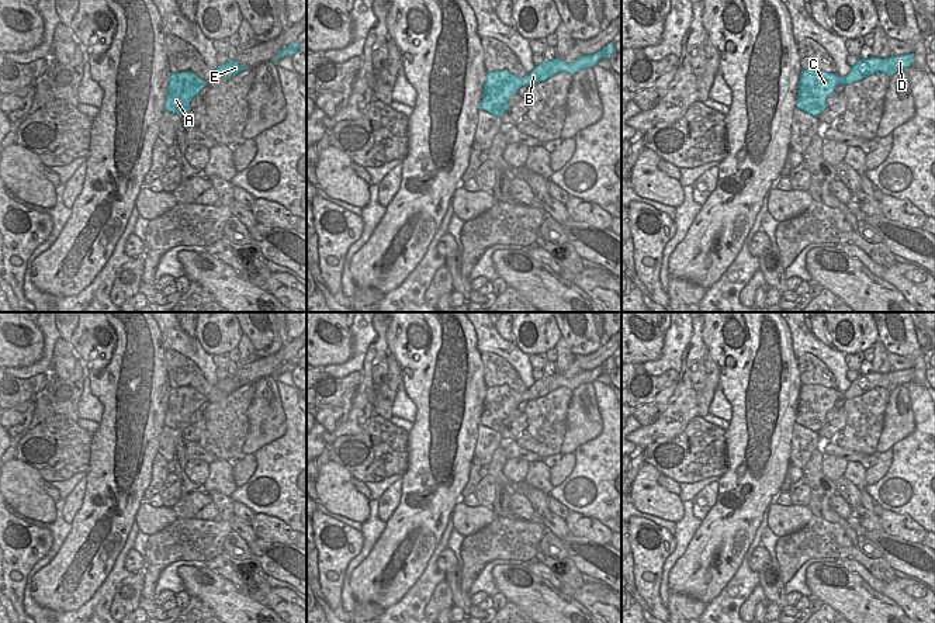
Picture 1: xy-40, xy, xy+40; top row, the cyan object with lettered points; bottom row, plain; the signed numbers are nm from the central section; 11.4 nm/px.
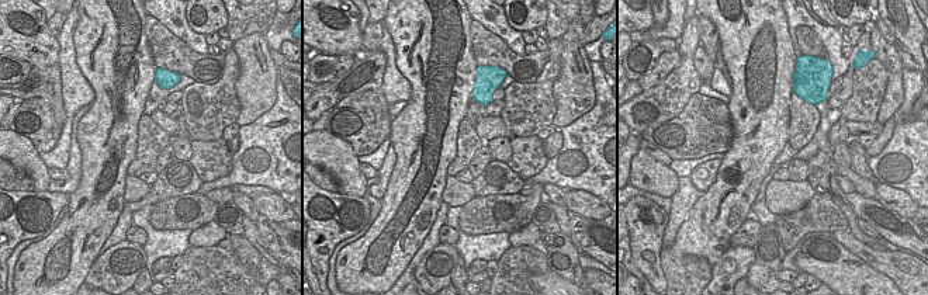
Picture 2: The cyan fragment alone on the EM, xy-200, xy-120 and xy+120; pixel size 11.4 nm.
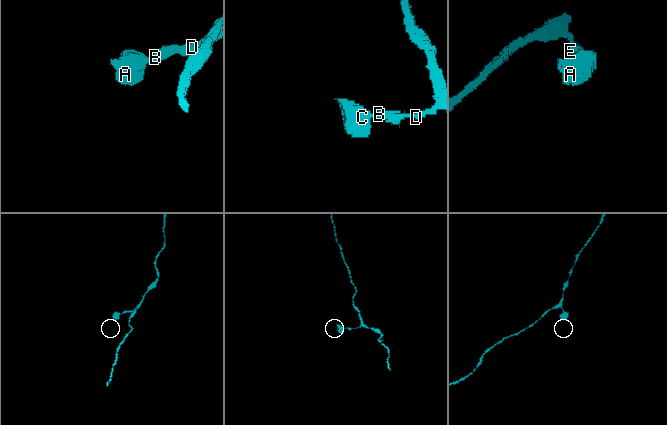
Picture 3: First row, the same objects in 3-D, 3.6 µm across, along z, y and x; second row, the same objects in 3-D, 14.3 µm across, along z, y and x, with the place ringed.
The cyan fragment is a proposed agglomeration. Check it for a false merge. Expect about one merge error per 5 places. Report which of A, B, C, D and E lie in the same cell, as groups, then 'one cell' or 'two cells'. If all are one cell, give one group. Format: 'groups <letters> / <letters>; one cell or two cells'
groups A B C D E; one cell

